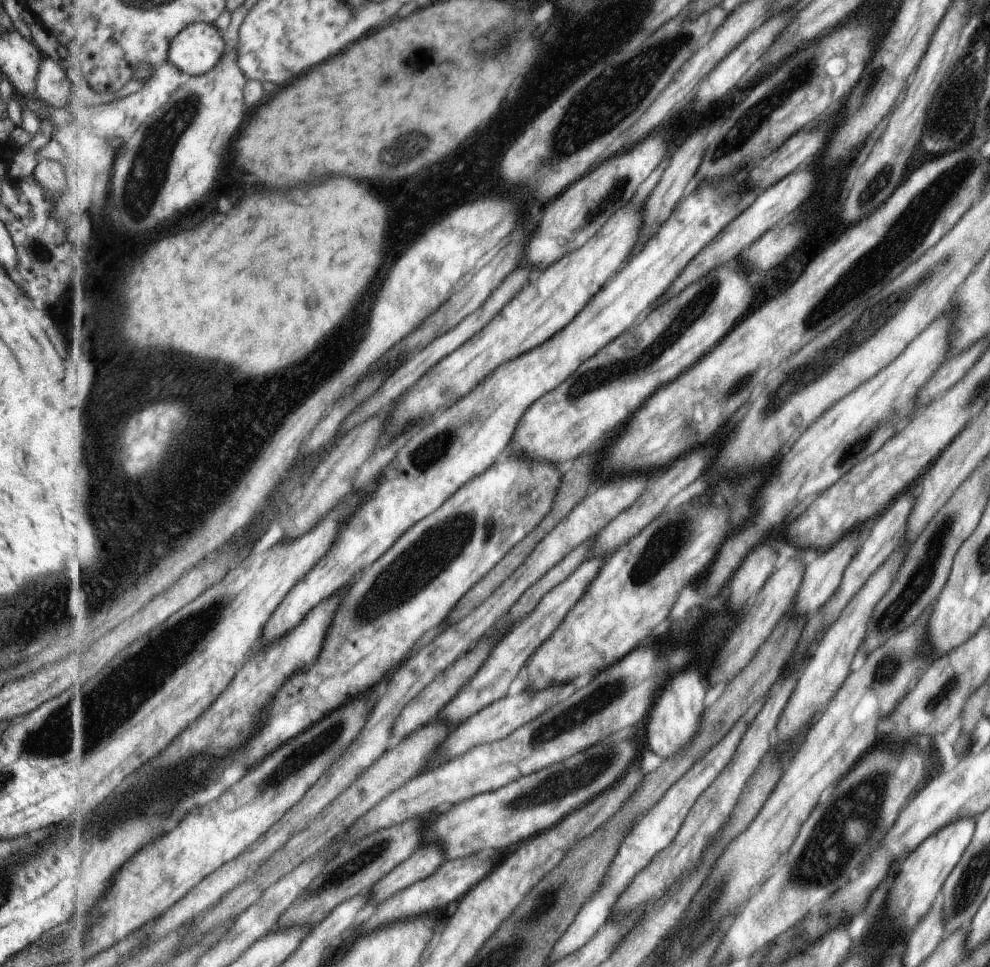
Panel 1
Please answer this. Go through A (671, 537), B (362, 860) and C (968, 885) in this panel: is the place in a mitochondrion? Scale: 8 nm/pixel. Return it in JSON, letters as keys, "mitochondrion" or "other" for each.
{"A":"mitochondrion","B":"mitochondrion","C":"mitochondrion"}

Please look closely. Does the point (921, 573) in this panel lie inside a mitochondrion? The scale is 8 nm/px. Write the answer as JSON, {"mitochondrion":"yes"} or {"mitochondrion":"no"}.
{"mitochondrion":"yes"}

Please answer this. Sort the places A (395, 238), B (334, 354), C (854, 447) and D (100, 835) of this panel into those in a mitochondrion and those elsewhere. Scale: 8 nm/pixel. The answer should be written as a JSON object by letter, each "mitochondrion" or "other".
{"A":"other","B":"other","C":"mitochondrion","D":"mitochondrion"}

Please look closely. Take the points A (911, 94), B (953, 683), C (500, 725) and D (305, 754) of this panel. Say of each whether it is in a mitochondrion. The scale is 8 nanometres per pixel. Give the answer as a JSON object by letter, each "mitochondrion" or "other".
{"A":"other","B":"mitochondrion","C":"other","D":"mitochondrion"}

